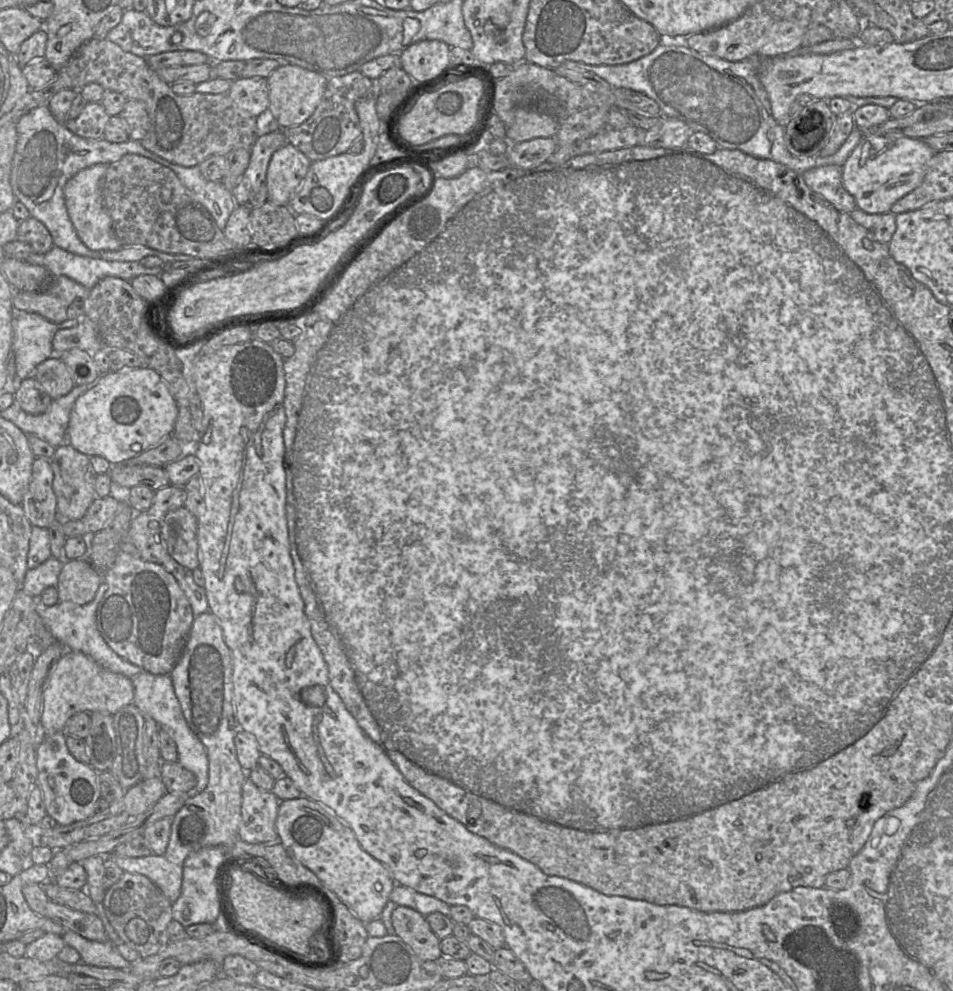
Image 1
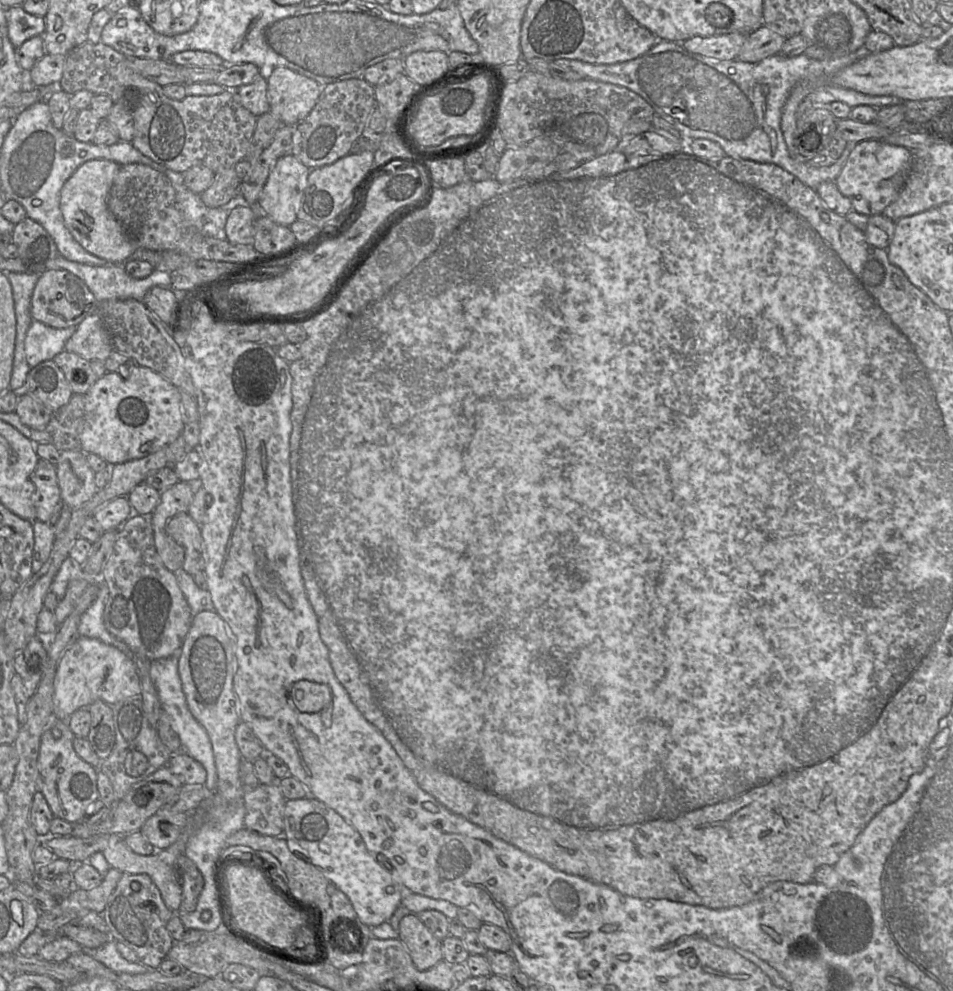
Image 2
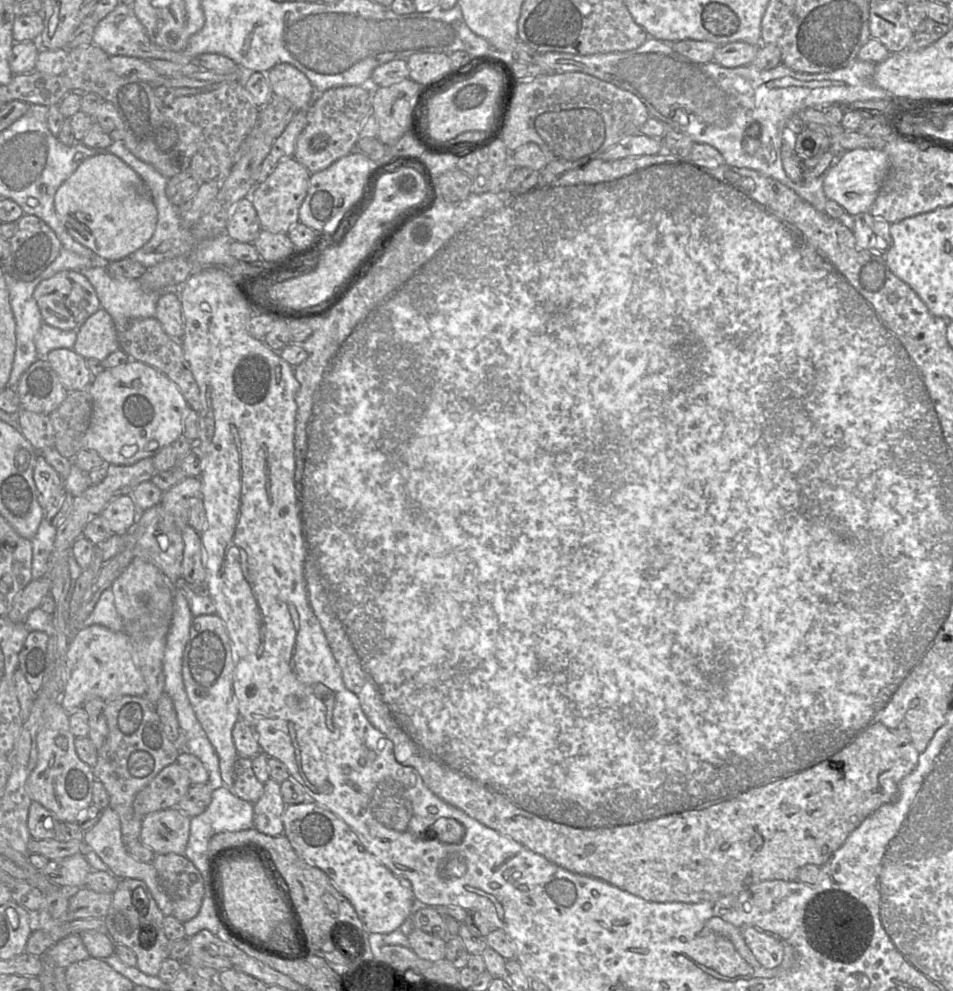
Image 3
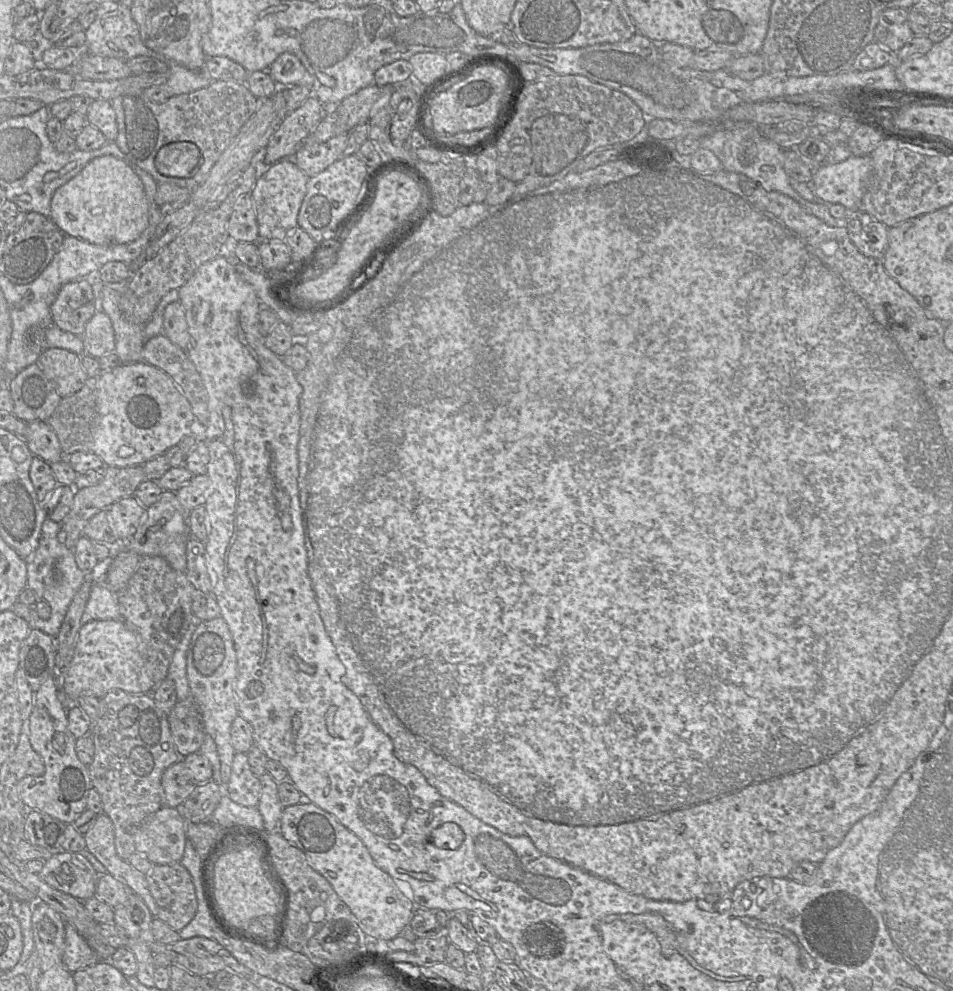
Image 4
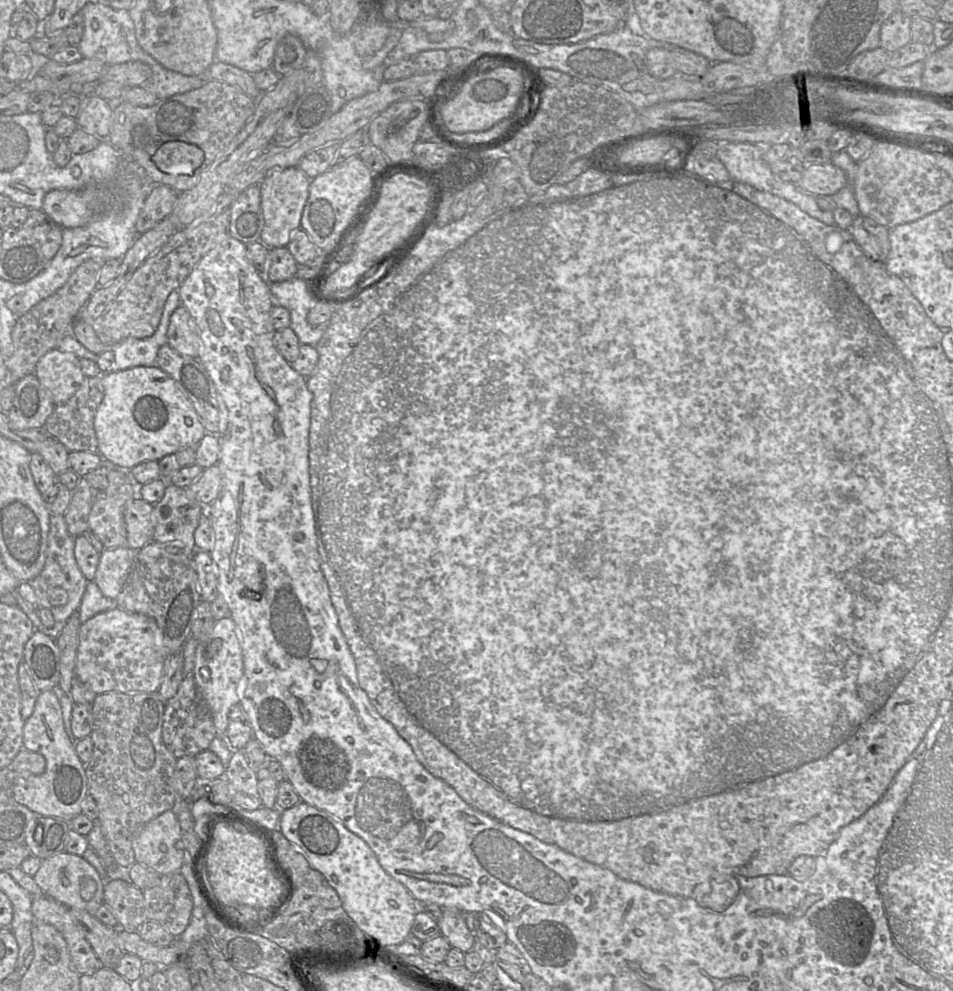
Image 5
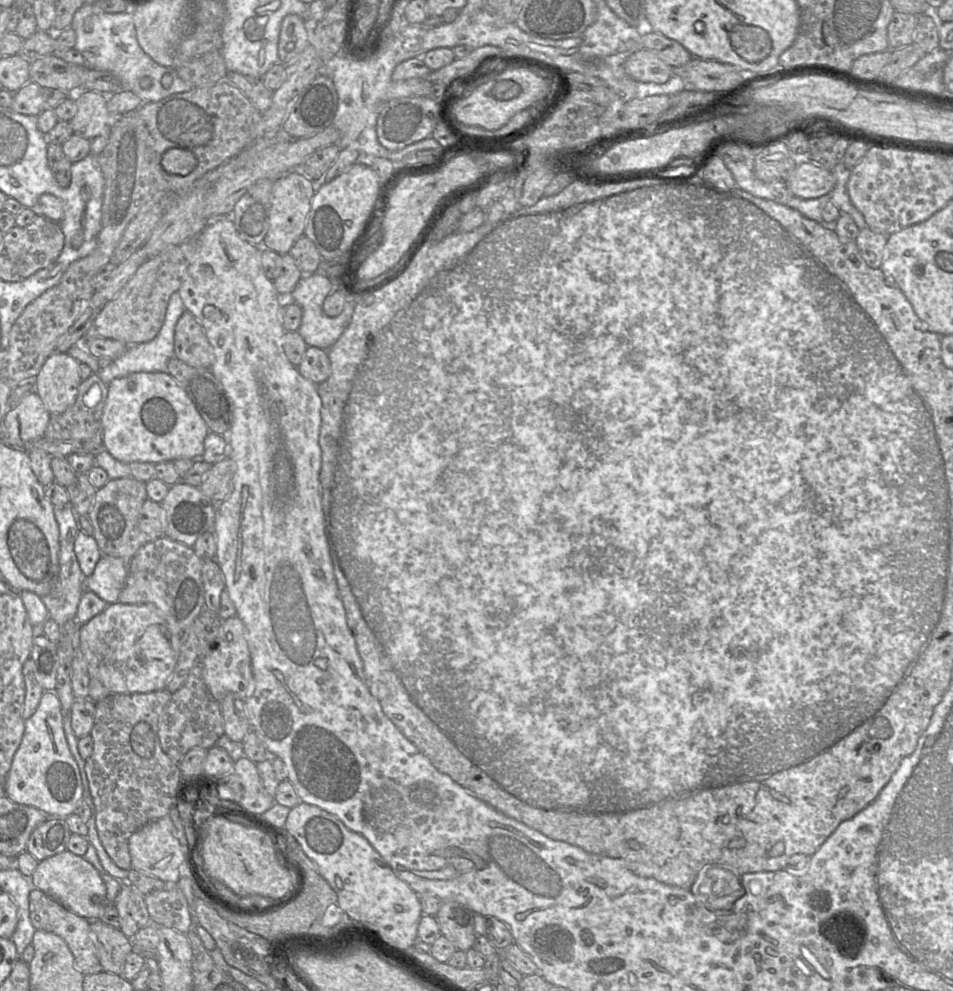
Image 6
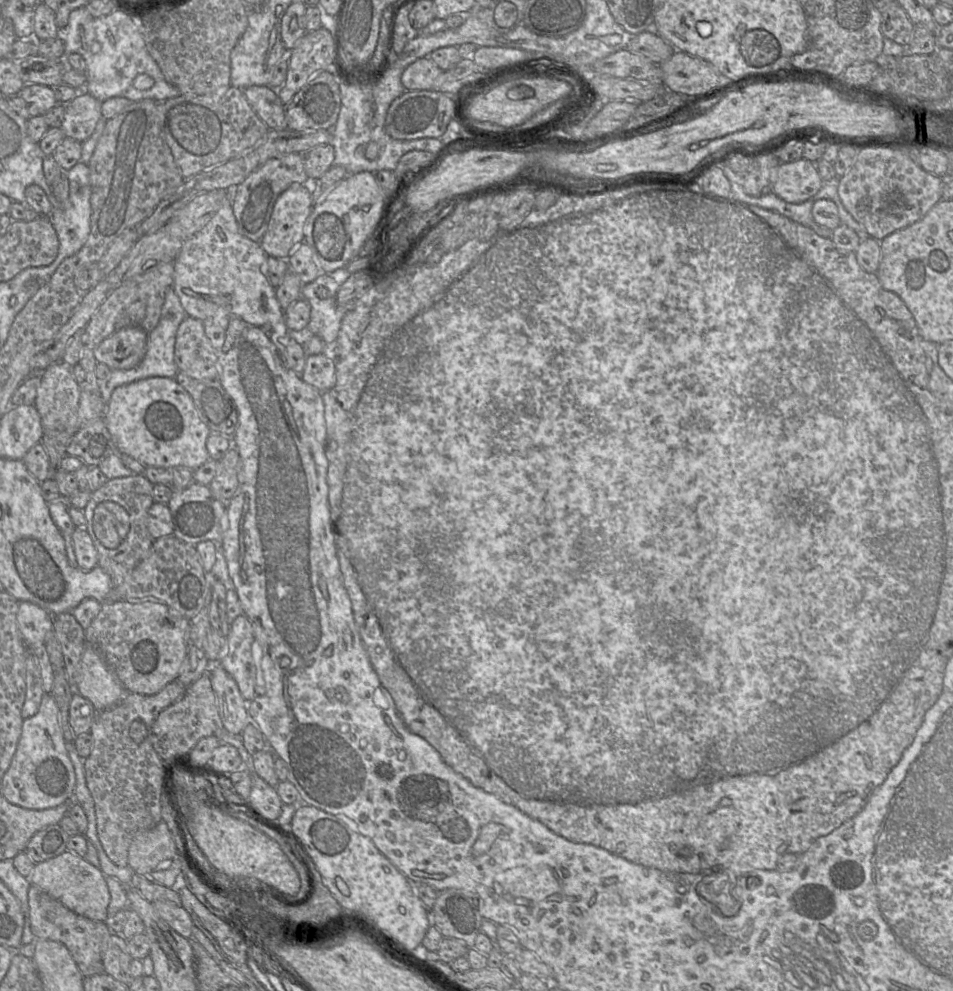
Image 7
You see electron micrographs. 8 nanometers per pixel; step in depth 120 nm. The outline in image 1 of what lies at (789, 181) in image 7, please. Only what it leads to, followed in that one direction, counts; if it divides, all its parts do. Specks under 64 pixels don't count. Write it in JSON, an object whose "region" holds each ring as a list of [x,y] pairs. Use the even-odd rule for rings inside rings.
{"region":[[[864,133],[843,165],[842,182],[859,209],[868,214],[885,214],[898,200],[921,185],[935,153],[924,139],[886,138]]]}

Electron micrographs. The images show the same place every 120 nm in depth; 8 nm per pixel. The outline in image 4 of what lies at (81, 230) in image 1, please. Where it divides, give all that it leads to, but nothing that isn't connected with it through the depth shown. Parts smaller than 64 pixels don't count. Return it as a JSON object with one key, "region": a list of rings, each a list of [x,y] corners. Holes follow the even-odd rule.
{"region":[[[104,155],[91,160],[76,176],[60,186],[50,202],[50,218],[63,232],[96,245],[126,244],[136,240],[148,227],[149,206],[139,176],[122,159]]]}

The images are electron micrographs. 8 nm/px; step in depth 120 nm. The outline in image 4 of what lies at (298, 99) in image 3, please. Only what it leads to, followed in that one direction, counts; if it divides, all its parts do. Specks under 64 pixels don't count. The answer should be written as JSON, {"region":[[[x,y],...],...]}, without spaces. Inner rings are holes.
{"region":[[[284,52],[280,54],[267,70],[258,70],[258,71],[268,71],[268,73],[278,84],[278,86],[294,86],[294,85],[309,85],[311,87],[313,86],[313,75],[311,75],[307,71],[301,60],[291,52]]]}

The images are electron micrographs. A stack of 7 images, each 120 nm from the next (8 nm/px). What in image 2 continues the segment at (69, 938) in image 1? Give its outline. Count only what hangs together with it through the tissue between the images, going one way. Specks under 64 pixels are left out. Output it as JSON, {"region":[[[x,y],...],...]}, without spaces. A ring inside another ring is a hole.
{"region":[[[110,938],[109,941],[98,948],[82,947],[82,951],[115,973],[143,974],[153,970],[140,962],[133,963],[122,957],[115,946],[116,941]]]}

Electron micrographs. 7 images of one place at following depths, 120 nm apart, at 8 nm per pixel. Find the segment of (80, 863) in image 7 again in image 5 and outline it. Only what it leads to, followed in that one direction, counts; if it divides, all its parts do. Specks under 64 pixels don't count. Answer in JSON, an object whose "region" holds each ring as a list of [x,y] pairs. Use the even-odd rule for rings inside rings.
{"region":[[[63,851],[45,858],[33,878],[46,896],[67,908],[94,913],[104,903],[104,885],[99,873],[82,856]]]}

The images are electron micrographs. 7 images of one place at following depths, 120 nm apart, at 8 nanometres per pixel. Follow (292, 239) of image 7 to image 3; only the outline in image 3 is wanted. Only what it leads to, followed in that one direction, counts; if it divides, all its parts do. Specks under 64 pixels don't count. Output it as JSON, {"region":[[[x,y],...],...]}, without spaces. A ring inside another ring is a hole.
{"region":[[[290,157],[281,160],[264,182],[256,184],[250,193],[250,199],[262,230],[287,234],[290,228],[299,222],[298,212],[307,195],[310,175],[301,163]]]}

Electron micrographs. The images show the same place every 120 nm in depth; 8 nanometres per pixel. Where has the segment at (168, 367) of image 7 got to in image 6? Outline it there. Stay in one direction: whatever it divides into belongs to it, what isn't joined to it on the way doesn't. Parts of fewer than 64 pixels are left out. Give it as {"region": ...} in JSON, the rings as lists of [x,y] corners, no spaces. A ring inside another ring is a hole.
{"region":[[[174,292],[168,302],[165,320],[157,336],[149,342],[130,345],[127,350],[112,363],[103,369],[98,366],[98,360],[92,356],[82,344],[72,346],[67,354],[78,362],[86,363],[93,373],[97,373],[102,381],[108,385],[113,379],[127,376],[136,372],[168,372],[168,362],[174,357],[174,335],[177,321],[185,311],[179,292]]]}

